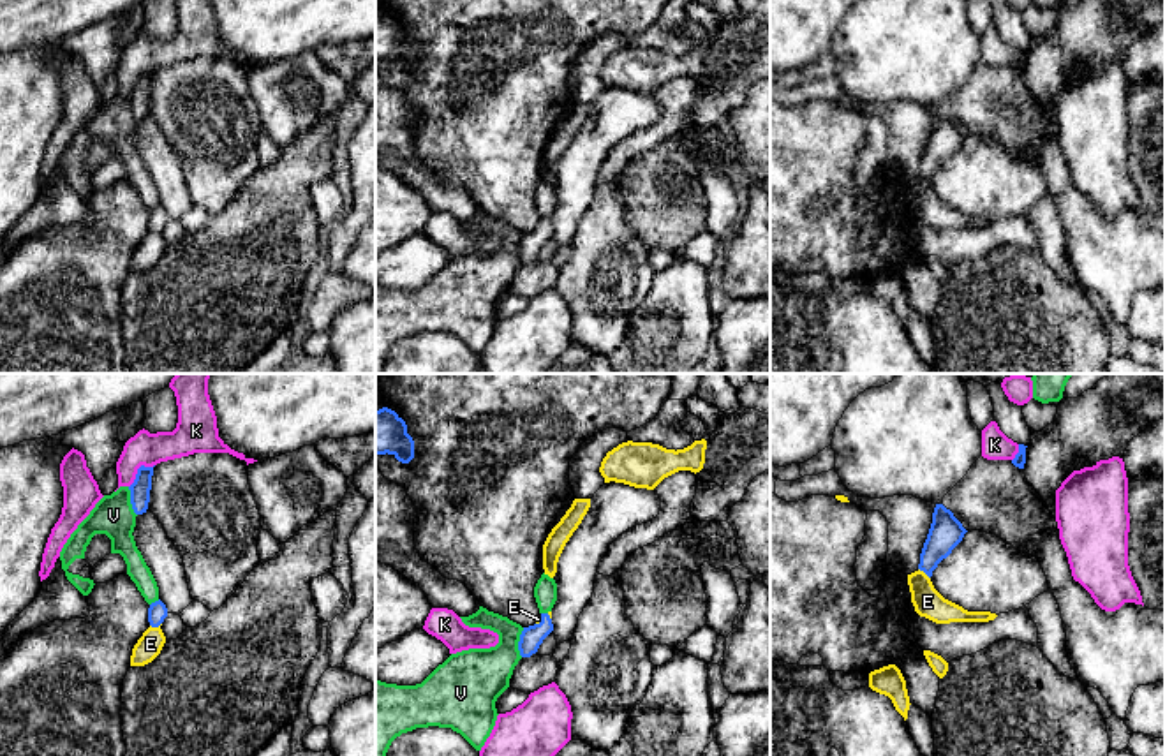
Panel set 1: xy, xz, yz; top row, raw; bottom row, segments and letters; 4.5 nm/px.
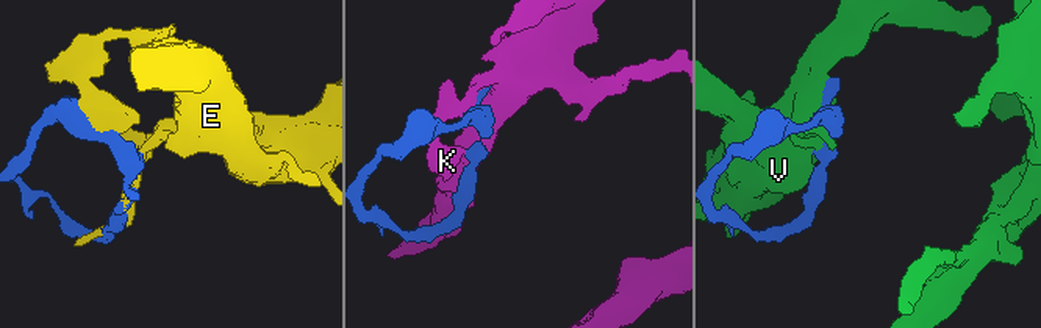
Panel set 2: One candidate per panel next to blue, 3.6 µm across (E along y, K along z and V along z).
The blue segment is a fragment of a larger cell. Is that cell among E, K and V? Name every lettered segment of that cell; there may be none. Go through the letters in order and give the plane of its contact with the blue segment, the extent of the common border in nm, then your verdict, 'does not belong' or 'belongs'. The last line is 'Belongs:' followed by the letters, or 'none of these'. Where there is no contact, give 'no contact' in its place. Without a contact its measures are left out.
E: xy | 60 nm | belongs
K: xy | 160 nm | does not belong
V: xz | 140 nm | does not belong
Belongs: E

